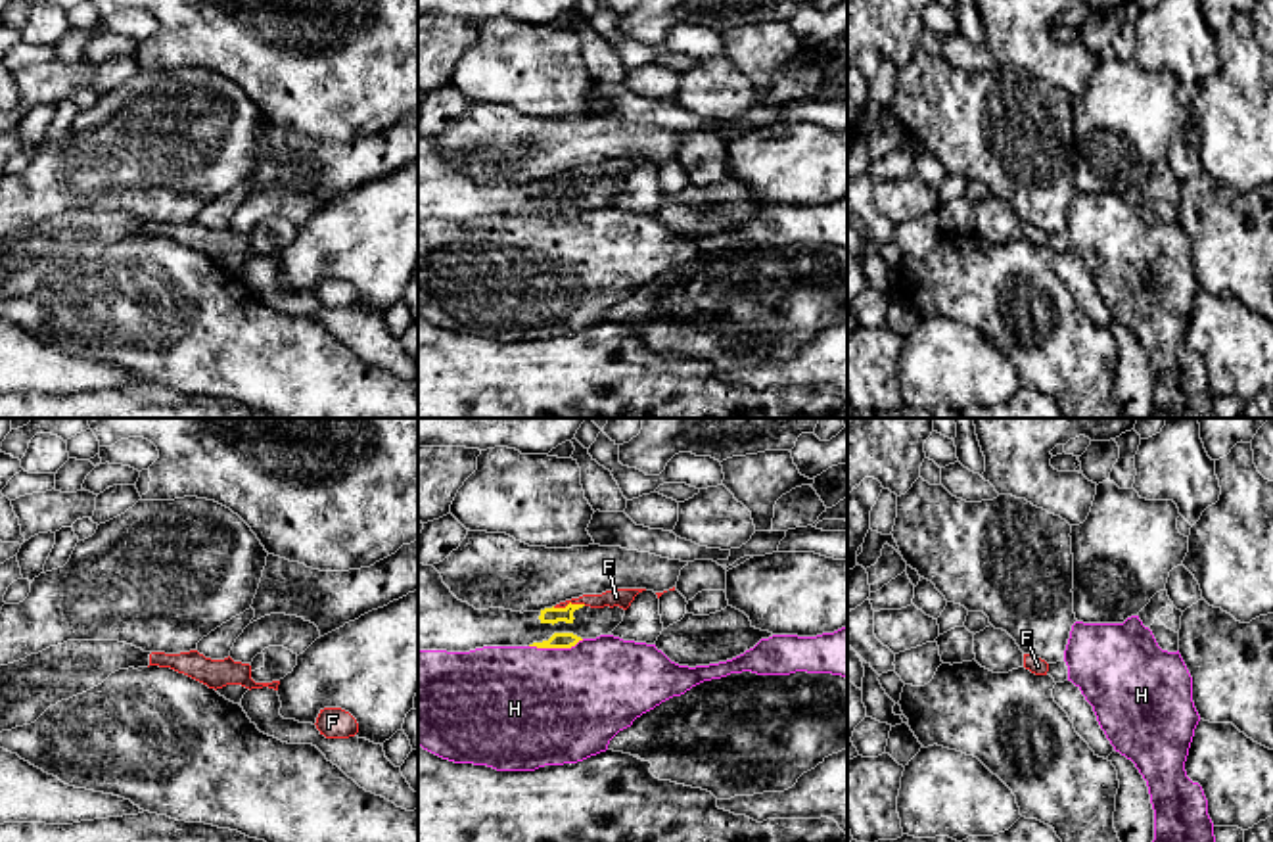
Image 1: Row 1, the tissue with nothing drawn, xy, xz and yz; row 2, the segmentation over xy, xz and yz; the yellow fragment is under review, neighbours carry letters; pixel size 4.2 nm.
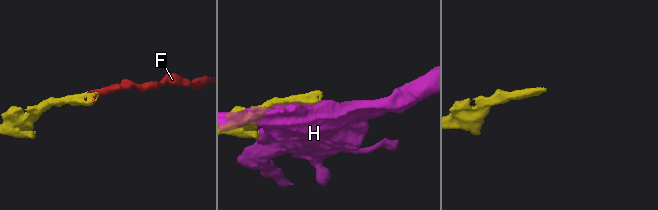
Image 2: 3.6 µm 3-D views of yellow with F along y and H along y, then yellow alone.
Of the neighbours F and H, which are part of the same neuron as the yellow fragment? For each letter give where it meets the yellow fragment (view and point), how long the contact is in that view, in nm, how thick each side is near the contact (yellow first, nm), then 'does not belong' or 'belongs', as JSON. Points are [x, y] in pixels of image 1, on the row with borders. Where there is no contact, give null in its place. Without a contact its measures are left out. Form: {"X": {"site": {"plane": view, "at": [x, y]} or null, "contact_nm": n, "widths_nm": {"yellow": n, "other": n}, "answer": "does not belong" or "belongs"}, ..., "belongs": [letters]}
{"F": {"site": {"plane": "xz", "at": [570, 603]}, "contact_nm": 140, "widths_nm": {"yellow": 70, "other": 80}, "answer": "belongs"}, "H": {"site": {"plane": "xz", "at": [556, 647]}, "contact_nm": 240, "widths_nm": {"yellow": 60, "other": 500}, "answer": "does not belong"}, "belongs": ["F"]}

